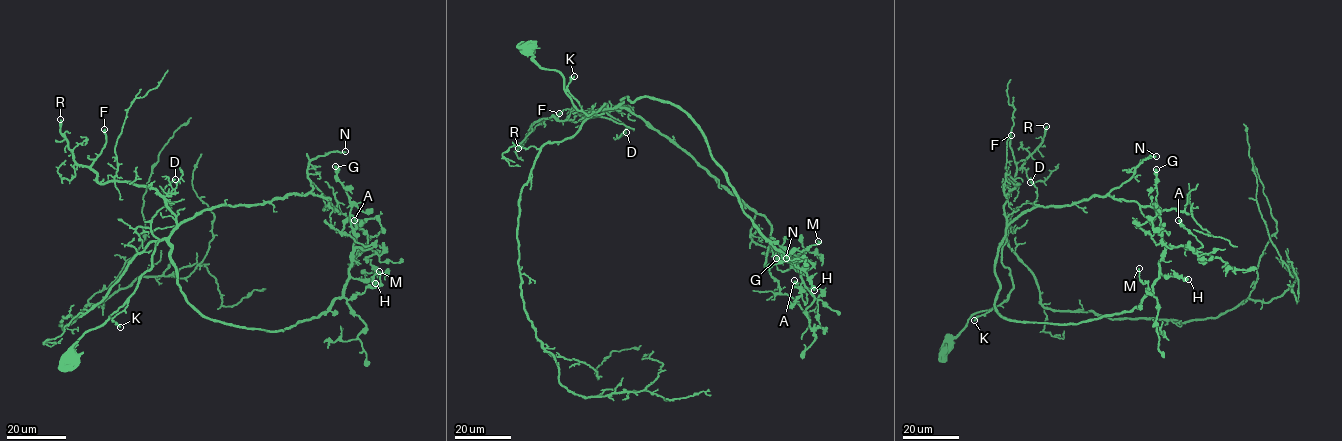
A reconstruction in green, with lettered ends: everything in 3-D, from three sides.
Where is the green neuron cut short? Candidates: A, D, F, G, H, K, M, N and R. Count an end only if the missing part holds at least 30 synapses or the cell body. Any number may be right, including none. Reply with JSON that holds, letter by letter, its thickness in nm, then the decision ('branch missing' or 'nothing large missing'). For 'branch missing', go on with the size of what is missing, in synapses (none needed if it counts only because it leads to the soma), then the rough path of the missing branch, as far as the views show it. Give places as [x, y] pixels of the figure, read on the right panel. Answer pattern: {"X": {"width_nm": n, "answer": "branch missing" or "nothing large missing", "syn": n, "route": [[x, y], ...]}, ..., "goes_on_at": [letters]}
{"A": {"width_nm": 480, "answer": "nothing large missing"}, "D": {"width_nm": 320, "answer": "nothing large missing"}, "F": {"width_nm": 240, "answer": "nothing large missing"}, "G": {"width_nm": 480, "answer": "nothing large missing"}, "H": {"width_nm": 460, "answer": "nothing large missing"}, "K": {"width_nm": 180, "answer": "nothing large missing"}, "M": {"width_nm": 160, "answer": "nothing large missing"}, "N": {"width_nm": 280, "answer": "nothing large missing"}, "R": {"width_nm": 320, "answer": "branch missing", "syn": 70, "route": [[1046, 126], [1077, 89], [1105, 76], [1123, 73], [1151, 74], [1165, 85], [1163, 94], [1167, 90]]}, "goes_on_at": ["R"]}

